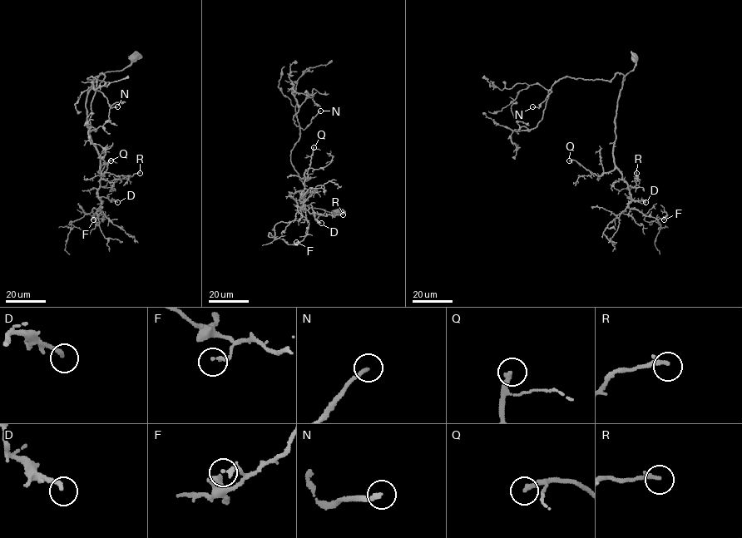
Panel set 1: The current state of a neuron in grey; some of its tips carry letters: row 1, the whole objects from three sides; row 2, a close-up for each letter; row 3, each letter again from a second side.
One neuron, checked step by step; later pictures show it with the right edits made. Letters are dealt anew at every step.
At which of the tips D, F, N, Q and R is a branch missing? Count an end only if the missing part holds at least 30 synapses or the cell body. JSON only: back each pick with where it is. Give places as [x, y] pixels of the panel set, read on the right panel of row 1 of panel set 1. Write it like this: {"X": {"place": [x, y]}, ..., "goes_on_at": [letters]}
{"N": {"place": [532, 106]}, "Q": {"place": [569, 160]}, "goes_on_at": ["N", "Q"]}

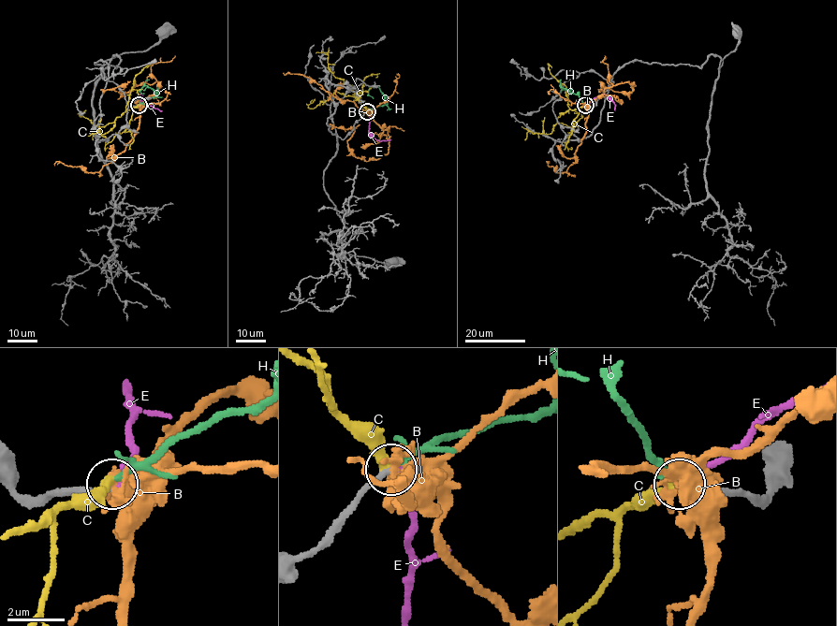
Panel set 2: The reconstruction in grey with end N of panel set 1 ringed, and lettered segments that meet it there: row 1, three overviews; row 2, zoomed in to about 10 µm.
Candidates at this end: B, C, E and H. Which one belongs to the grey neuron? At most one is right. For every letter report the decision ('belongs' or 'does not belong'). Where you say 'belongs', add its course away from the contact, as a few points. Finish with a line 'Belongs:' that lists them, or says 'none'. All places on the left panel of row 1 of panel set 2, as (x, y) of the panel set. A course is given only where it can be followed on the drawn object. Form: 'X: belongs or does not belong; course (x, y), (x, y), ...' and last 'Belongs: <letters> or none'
B: does not belong
C: does not belong
E: does not belong
H: does not belong
Belongs: none

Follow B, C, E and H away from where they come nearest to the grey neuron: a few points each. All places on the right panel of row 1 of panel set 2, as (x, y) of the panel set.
B: (585, 105), (601, 96), (606, 88), (628, 81), (635, 85), (632, 92), (614, 92), (604, 86), (598, 89)
C: (585, 105), (566, 110), (557, 121), (574, 127), (582, 116), (573, 109)
E: (585, 105), (596, 96), (607, 94), (615, 105), (614, 111)
H: (585, 105), (578, 95), (561, 85), (572, 93)

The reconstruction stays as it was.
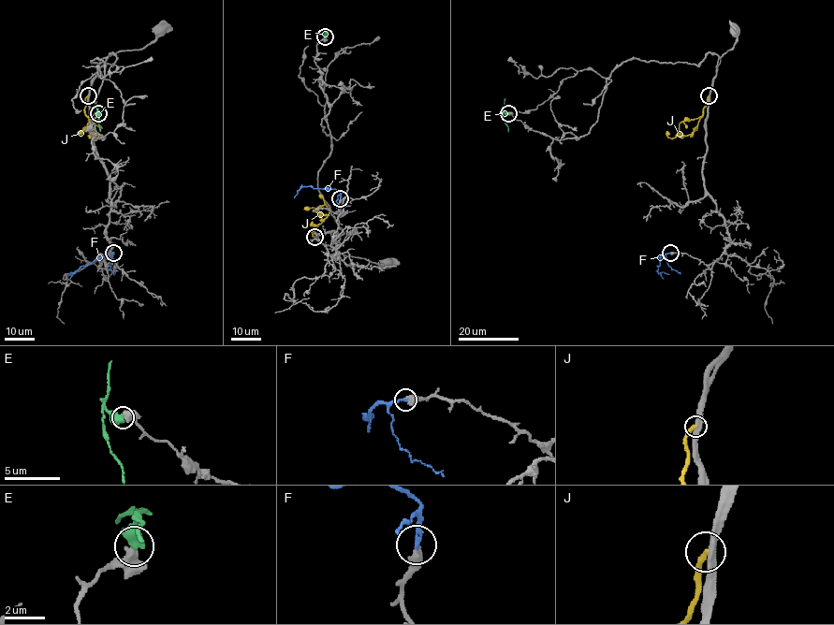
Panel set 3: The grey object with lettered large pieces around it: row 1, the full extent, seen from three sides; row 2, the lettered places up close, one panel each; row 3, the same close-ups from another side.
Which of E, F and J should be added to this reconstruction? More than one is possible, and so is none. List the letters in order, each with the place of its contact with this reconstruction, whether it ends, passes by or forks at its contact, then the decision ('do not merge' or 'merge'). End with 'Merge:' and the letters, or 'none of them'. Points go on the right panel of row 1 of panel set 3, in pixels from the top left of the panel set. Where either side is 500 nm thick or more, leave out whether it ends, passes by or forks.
E: contact (508, 113); do not merge
F: contact (670, 253); it ends; merge
J: contact (709, 95); it ends; do not merge
Merge: F

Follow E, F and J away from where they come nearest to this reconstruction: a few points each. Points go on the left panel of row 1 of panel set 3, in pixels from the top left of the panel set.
E: (98, 114), (100, 131)
F: (113, 253), (99, 256), (67, 274)
J: (88, 95), (84, 109), (88, 125), (102, 136), (96, 138), (94, 131)

